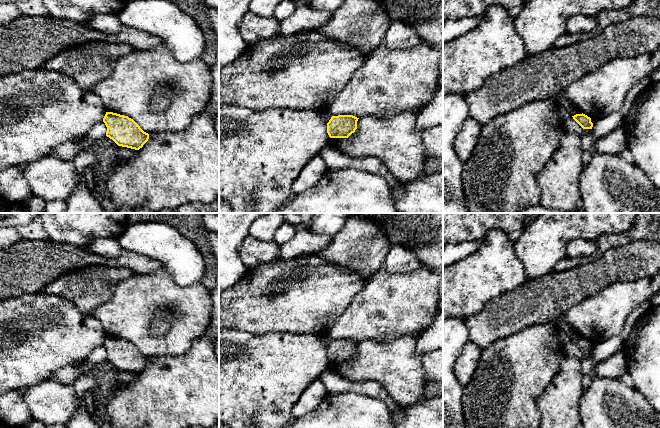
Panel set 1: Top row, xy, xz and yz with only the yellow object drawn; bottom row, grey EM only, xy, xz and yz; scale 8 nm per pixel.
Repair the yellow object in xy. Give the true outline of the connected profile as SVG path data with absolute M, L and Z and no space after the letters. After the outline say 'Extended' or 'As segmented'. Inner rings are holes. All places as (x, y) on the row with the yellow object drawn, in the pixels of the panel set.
M106 112L103 122L107 127L106 136L118 146L139 150L149 139L149 134L128 116Z. As segmented

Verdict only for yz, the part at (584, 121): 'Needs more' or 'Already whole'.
Already whole

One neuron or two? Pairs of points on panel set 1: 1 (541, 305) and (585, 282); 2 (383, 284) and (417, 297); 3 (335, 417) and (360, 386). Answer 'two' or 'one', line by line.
1: one
2: one
3: two

